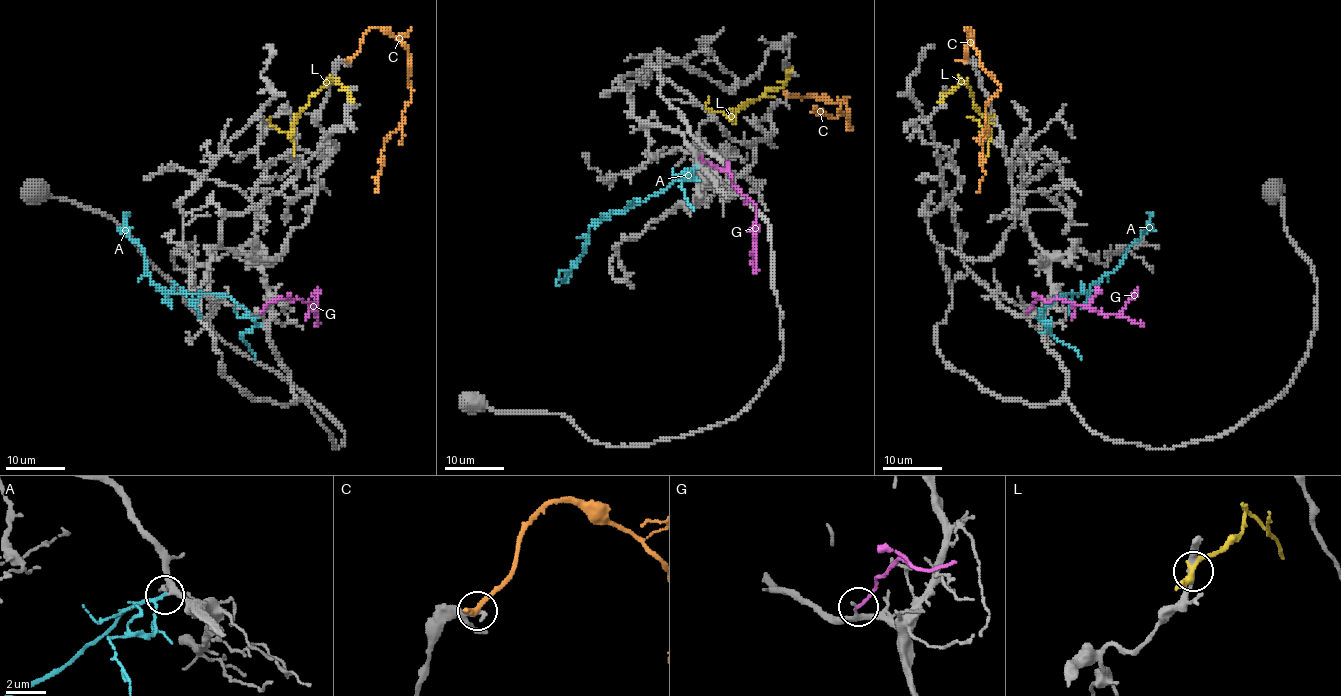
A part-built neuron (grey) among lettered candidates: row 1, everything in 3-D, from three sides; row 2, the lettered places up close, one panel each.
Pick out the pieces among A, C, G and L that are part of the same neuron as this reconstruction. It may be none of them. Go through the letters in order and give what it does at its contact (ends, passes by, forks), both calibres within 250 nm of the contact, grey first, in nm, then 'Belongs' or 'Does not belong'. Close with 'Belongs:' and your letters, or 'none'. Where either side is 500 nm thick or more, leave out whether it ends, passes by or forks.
A: It passes by. Thickness 220 nm (grey) against 160 nm. Belongs
C: It passes by. Thickness 240 nm (grey) against 260 nm. Does not belong
G: It ends there. Thickness 160 nm (grey) against 150 nm. Does not belong
L: It passes by. Thickness 320 nm (grey) against 280 nm. Does not belong
Belongs: A

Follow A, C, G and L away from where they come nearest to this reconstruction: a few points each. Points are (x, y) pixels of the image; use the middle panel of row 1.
A: (696, 166), (627, 209), (597, 218), (591, 224), (583, 253), (565, 277), (556, 281), (558, 286)
C: (787, 96), (823, 96), (842, 102), (847, 106), (848, 129), (848, 118), (842, 114), (817, 114), (815, 106)
G: (700, 156), (707, 163), (725, 171), (757, 209), (752, 254), (755, 266)
L: (787, 73), (781, 87), (767, 88), (731, 117), (710, 111), (706, 106), (707, 96)

